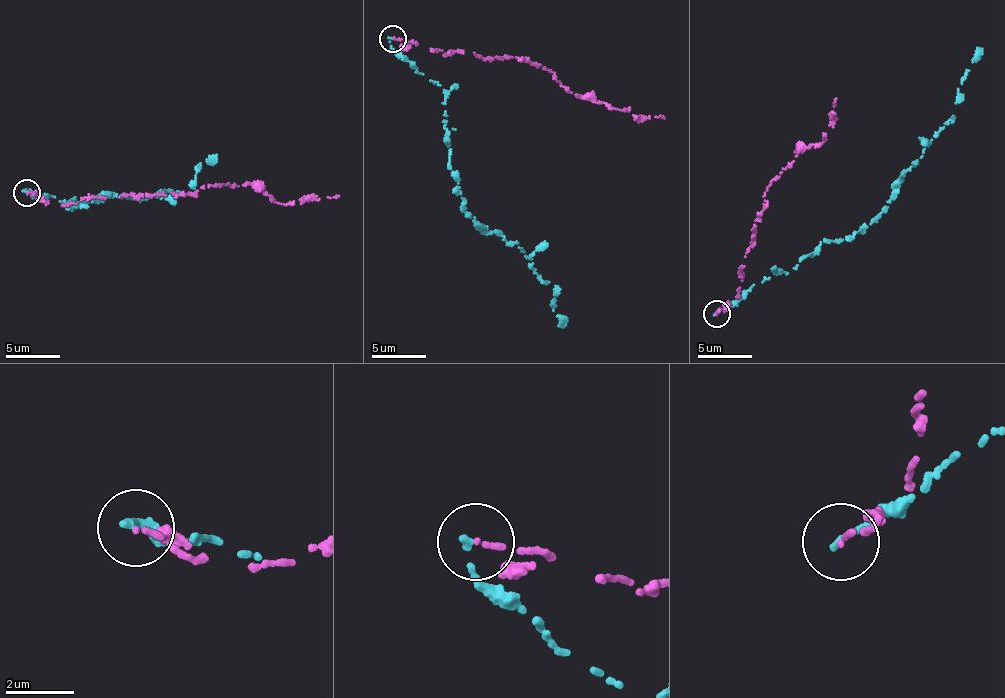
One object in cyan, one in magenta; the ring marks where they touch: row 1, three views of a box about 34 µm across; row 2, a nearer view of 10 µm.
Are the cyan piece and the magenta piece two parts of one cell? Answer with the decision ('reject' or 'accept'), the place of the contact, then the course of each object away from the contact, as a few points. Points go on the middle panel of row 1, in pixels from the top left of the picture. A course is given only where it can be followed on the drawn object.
reject; at (393, 39); cyan runs (391, 38), (394, 53), (444, 90), (449, 164), (467, 212), (518, 243), (541, 282), (556, 287), (563, 327); magenta runs (393, 39), (446, 54), (516, 57), (555, 73), (561, 86), (579, 97), (664, 118)

